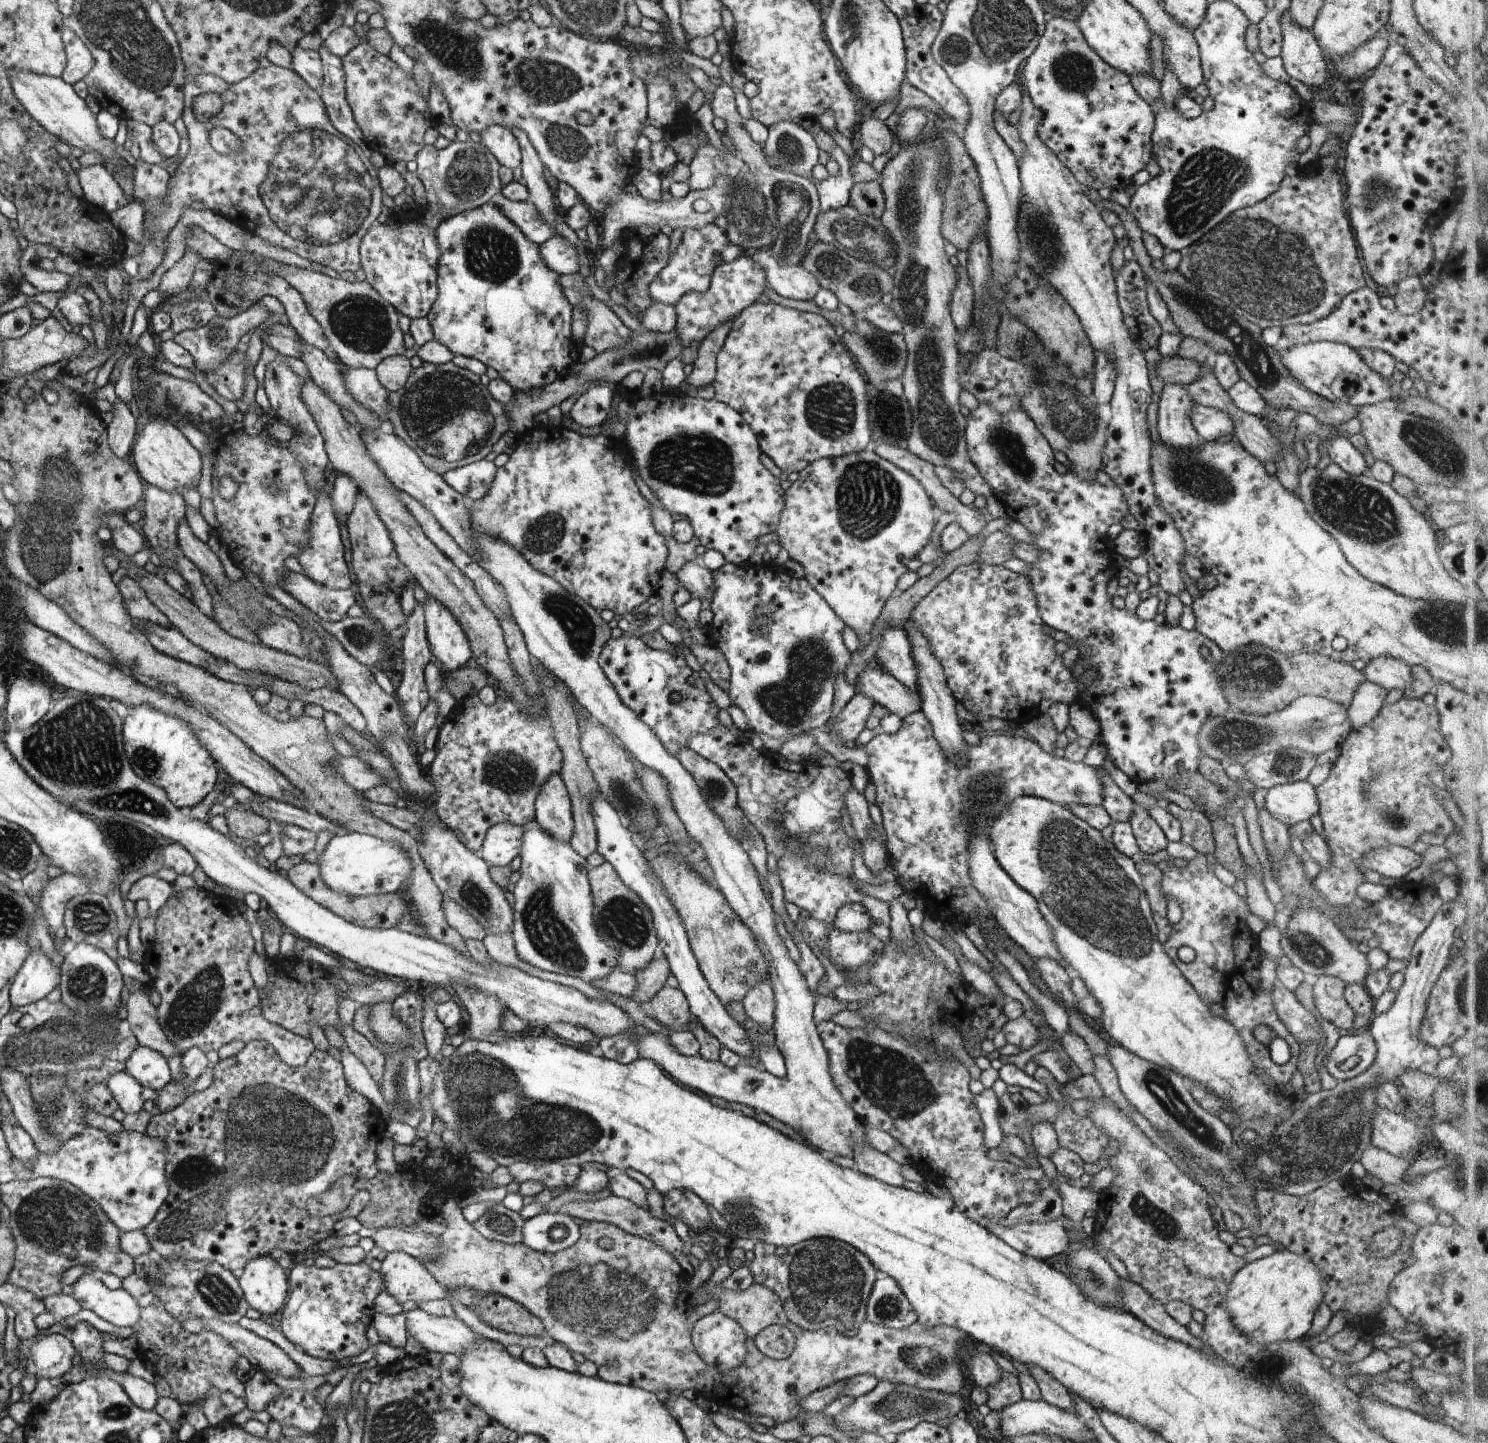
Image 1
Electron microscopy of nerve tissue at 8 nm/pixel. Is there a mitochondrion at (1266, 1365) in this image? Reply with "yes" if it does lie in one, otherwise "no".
yes

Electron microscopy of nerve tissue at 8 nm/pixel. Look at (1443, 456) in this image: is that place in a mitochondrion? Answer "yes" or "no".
yes

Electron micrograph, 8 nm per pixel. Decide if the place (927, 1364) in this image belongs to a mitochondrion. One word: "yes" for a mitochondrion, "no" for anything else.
yes

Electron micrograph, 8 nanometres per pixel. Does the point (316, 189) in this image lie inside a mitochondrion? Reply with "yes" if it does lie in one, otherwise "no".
yes

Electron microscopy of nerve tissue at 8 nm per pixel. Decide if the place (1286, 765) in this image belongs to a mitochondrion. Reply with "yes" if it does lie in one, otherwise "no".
yes

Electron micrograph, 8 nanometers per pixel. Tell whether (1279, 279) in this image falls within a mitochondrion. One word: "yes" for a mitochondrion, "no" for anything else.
yes

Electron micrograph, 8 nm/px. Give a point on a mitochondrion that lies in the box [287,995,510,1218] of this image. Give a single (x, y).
(405, 1106)

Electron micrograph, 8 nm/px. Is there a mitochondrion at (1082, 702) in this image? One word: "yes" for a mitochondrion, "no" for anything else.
no

